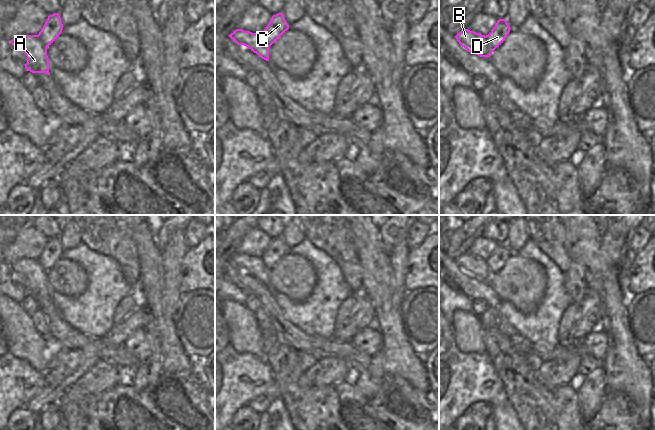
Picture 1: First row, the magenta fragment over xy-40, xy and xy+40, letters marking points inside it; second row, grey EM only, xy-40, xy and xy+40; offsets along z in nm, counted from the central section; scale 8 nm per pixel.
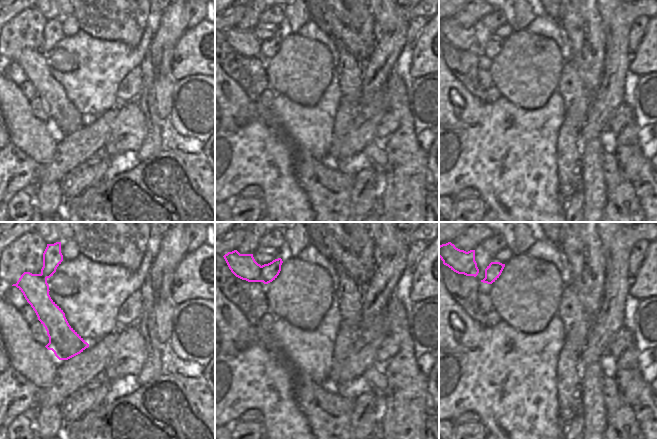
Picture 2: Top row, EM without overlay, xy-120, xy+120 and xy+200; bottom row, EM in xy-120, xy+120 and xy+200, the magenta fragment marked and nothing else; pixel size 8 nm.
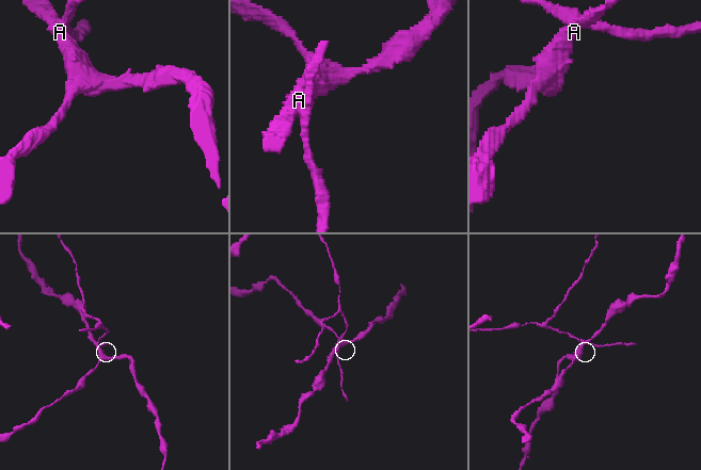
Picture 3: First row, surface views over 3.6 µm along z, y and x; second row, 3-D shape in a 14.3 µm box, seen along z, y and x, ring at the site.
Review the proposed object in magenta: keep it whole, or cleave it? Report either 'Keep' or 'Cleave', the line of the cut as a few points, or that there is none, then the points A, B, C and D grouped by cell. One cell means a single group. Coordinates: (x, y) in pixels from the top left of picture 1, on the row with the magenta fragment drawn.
Cleave. Split along xy+40 (485, 36), (488, 45), (493, 50). Groups: A B / C D.

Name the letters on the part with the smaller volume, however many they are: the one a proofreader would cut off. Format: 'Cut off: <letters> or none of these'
Cut off: C, D

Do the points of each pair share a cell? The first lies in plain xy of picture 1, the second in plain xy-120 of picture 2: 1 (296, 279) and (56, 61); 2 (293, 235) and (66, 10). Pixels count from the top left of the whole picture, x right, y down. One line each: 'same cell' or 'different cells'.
1: same cell
2: different cells

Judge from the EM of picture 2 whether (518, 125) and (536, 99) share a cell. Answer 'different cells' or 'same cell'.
different cells

